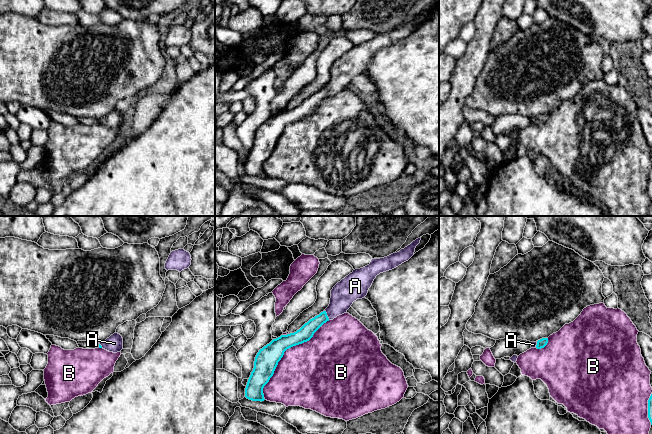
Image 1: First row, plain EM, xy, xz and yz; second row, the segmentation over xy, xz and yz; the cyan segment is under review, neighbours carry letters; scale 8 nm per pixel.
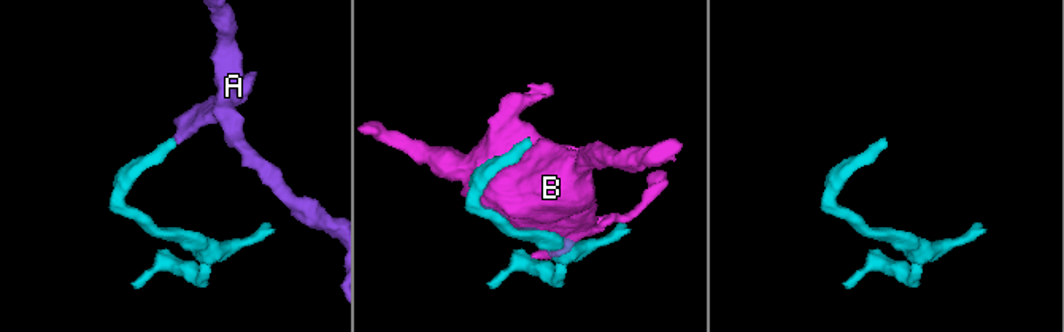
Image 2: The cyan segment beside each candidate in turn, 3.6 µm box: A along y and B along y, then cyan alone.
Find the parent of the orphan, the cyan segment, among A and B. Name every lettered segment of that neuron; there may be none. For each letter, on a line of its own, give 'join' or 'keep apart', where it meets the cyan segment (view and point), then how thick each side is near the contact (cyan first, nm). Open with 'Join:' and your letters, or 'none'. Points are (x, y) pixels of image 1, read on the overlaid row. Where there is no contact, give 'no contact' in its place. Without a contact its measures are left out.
Join: A
A: join; contact xz (326, 315); calibres 120 and 200 nm
B: keep apart; contact xz (284, 351); calibres 190 and 480 nm

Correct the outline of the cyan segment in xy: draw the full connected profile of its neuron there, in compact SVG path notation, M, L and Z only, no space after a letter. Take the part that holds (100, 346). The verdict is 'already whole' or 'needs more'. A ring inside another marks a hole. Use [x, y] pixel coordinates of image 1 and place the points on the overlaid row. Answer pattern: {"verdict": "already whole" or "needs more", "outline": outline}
{"verdict": "needs more", "outline": "M114 333L105 341L99 343L99 348L103 348L109 352L117 353L123 349L123 338L120 334Z"}

